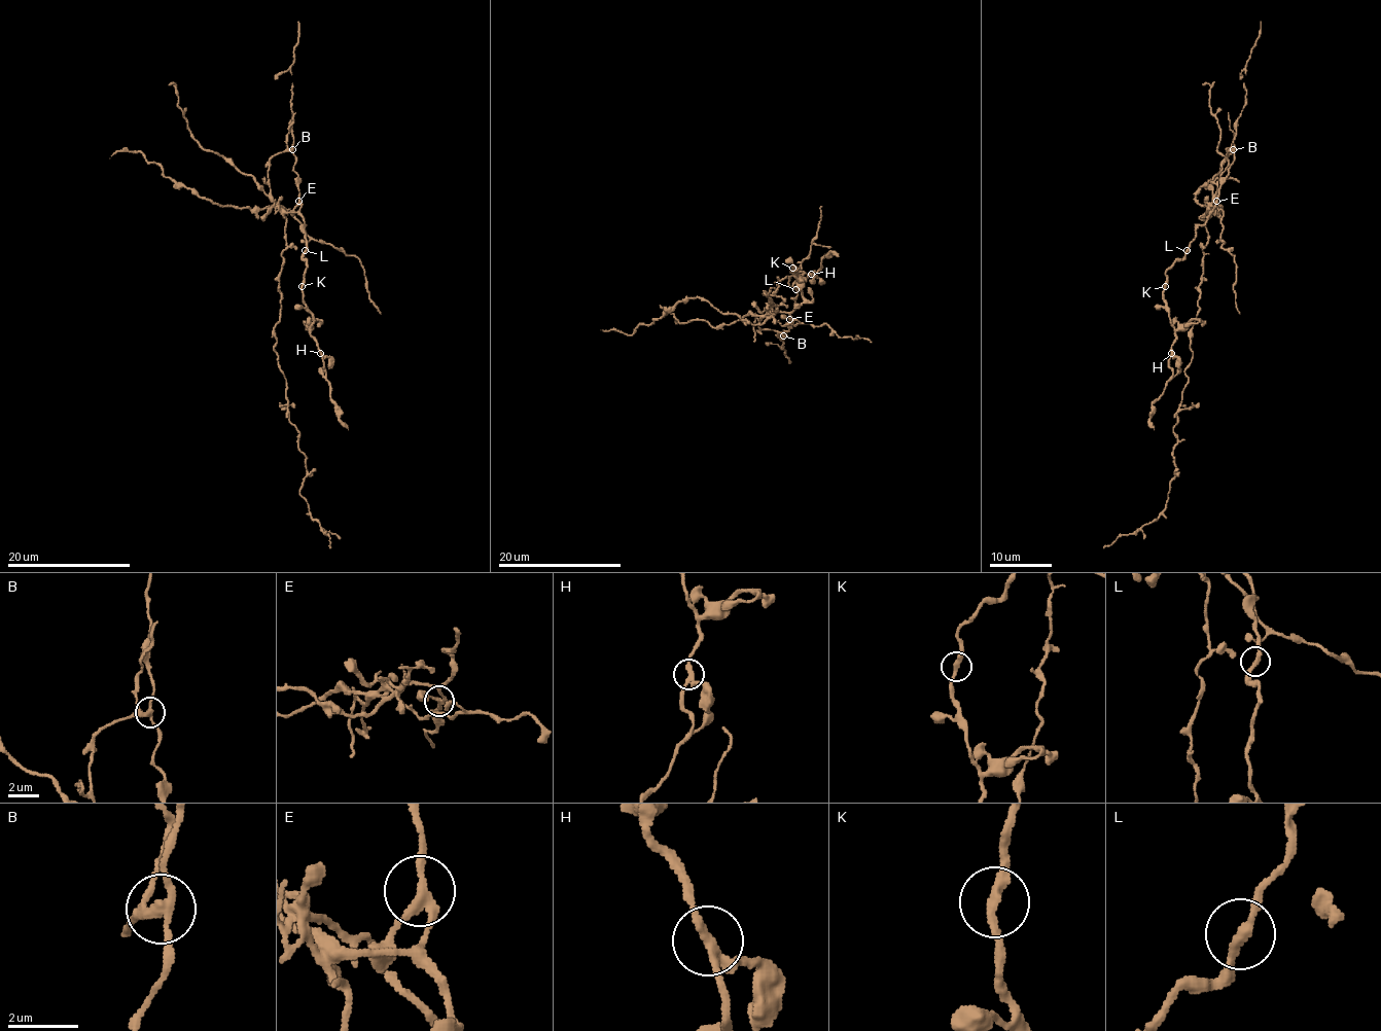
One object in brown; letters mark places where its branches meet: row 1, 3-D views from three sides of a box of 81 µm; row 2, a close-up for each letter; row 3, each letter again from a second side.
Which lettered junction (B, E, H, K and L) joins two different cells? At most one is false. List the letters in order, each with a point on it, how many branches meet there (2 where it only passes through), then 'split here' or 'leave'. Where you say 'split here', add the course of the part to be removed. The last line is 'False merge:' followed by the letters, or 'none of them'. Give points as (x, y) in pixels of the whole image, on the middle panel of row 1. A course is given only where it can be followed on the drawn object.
B: at (783, 335); 4 branches meet; split here; foreign part runs (783, 335), (760, 331), (777, 311), (765, 294), (786, 275), (798, 280), (791, 271), (808, 255), (822, 206)
E: at (789, 319); 3 branches meet; leave
H: at (811, 274); 4 branches meet; leave
K: at (792, 268); 2 branches meet; leave
L: at (795, 289); 2 branches meet; leave
False merge: B

